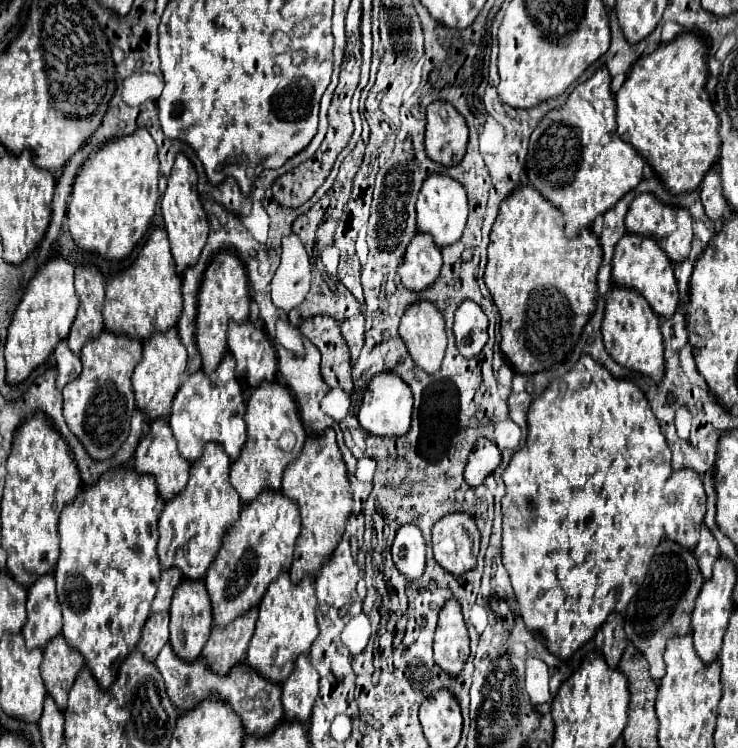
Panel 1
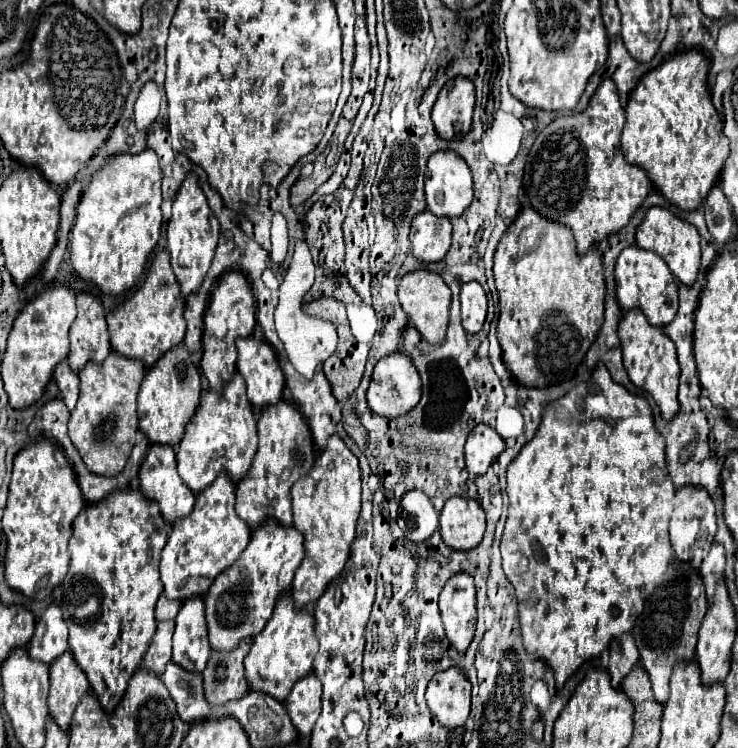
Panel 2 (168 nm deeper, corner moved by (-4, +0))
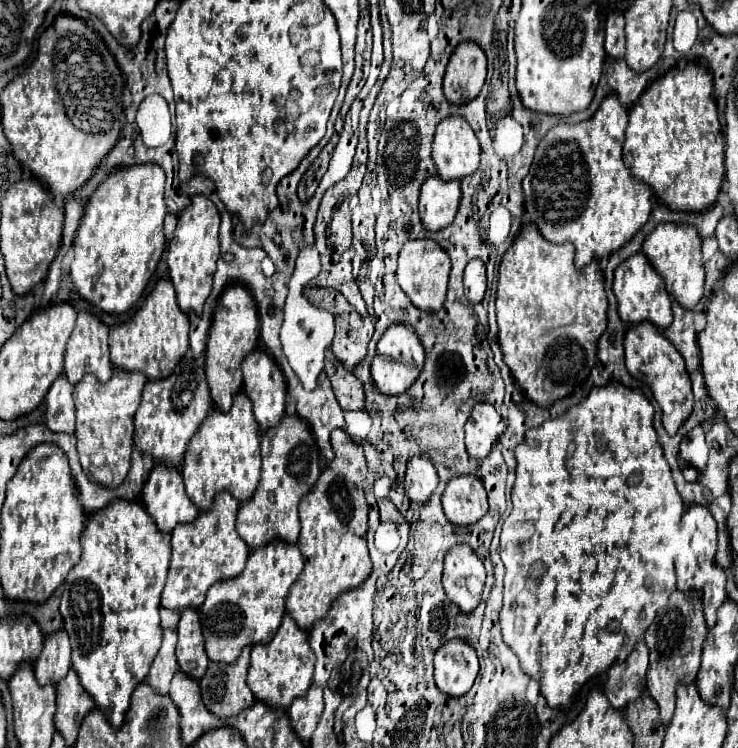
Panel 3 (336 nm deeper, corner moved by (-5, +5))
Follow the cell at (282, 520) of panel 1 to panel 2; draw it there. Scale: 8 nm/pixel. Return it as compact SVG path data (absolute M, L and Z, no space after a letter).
M266 521L266 525L252 531L250 543L240 559L226 569L210 587L204 597L208 641L214 651L230 651L246 637L258 635L282 593L292 589L294 573L304 559L304 537L296 527L278 525L278 521Z

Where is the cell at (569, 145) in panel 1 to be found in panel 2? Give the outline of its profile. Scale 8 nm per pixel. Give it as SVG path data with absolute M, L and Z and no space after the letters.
M604 79L598 91L594 93L590 105L586 111L568 115L568 117L558 117L552 121L534 141L526 169L524 169L524 191L528 195L530 205L534 211L538 211L542 217L562 223L572 229L576 245L578 245L578 255L586 253L590 247L598 245L606 237L620 233L630 221L630 217L638 211L642 201L646 199L650 191L650 179L646 177L646 171L640 167L628 165L622 149L620 149L620 133L624 127L624 107L620 105L620 95L614 85L614 81Z

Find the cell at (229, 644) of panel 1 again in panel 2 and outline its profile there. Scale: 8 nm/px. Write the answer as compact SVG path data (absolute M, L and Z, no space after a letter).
M240 643L230 653L212 653L204 677L204 693L210 705L224 705L236 701L248 693L248 683L244 679L244 657L248 655L250 645Z

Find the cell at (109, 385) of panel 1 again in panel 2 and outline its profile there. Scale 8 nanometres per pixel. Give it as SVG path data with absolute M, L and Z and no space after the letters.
M112 351L102 365L88 363L80 373L80 399L76 409L70 415L68 435L78 449L84 465L104 477L118 475L134 447L138 433L138 417L136 417L136 395L140 389L140 381L146 373L146 367L138 359L122 357Z

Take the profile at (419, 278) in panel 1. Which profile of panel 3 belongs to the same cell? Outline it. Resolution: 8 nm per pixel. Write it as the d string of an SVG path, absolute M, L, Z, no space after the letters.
M431 176L421 186L419 196L419 218L425 230L439 232L447 228L457 214L461 200L459 184L439 184L437 176Z

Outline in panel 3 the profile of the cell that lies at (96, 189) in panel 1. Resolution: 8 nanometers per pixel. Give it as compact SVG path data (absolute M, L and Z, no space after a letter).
M137 164L111 172L111 176L105 178L89 198L73 242L75 260L71 264L71 280L79 294L97 308L111 314L127 312L141 298L147 282L151 280L157 262L165 250L163 218L167 214L167 206L163 200L163 186L165 170L159 164Z

